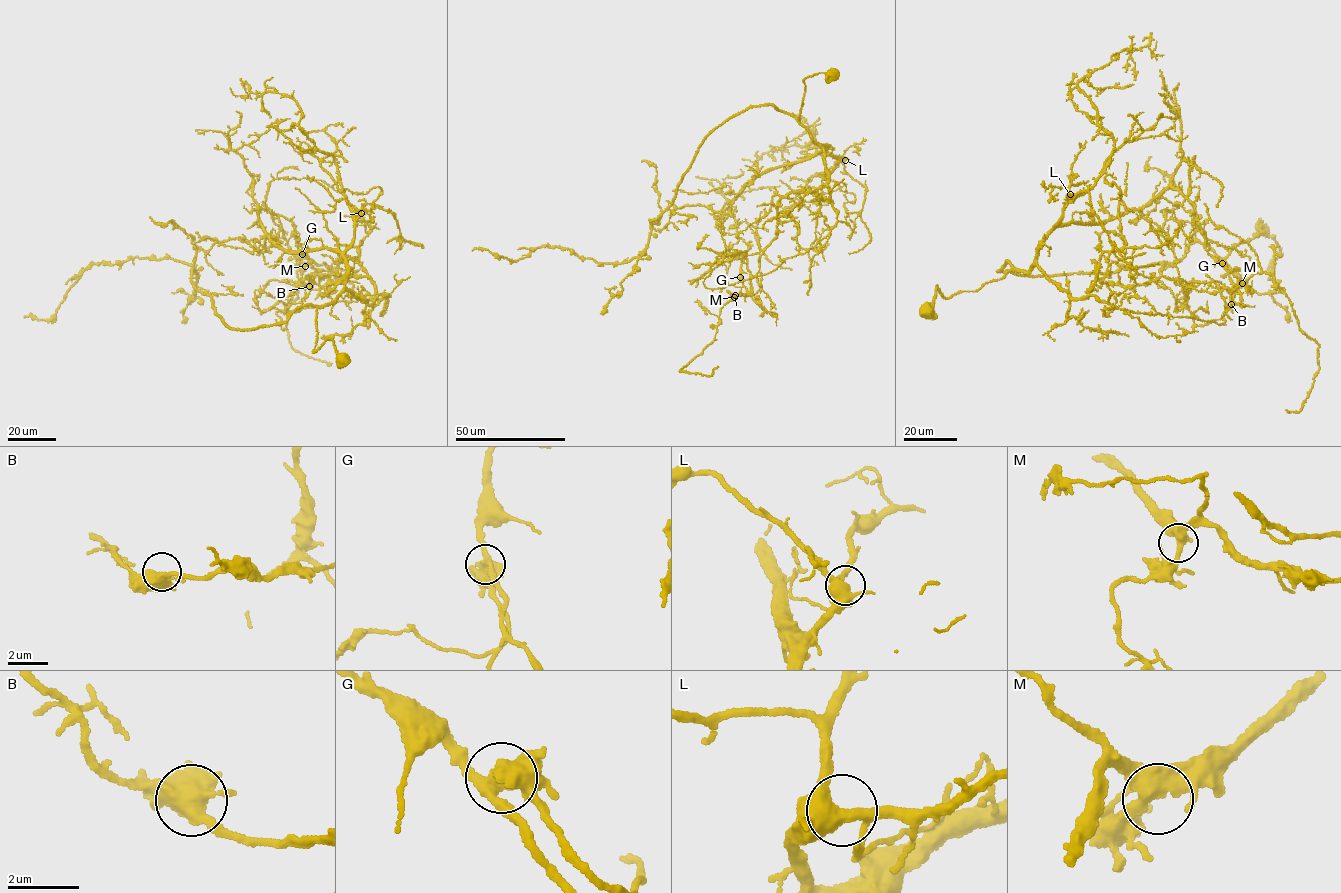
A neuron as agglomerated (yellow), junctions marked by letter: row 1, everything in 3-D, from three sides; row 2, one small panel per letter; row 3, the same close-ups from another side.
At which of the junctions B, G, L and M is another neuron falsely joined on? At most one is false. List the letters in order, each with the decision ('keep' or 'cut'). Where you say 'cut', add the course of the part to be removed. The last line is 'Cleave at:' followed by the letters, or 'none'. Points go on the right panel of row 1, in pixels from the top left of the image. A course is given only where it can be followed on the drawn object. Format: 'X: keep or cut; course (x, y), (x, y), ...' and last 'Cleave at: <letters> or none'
B: keep
G: cut; course (1222, 263), (1240, 280), (1269, 274), (1299, 329), (1319, 346), (1311, 389), (1300, 411), (1285, 410)
L: keep
M: keep
Cleave at: G

